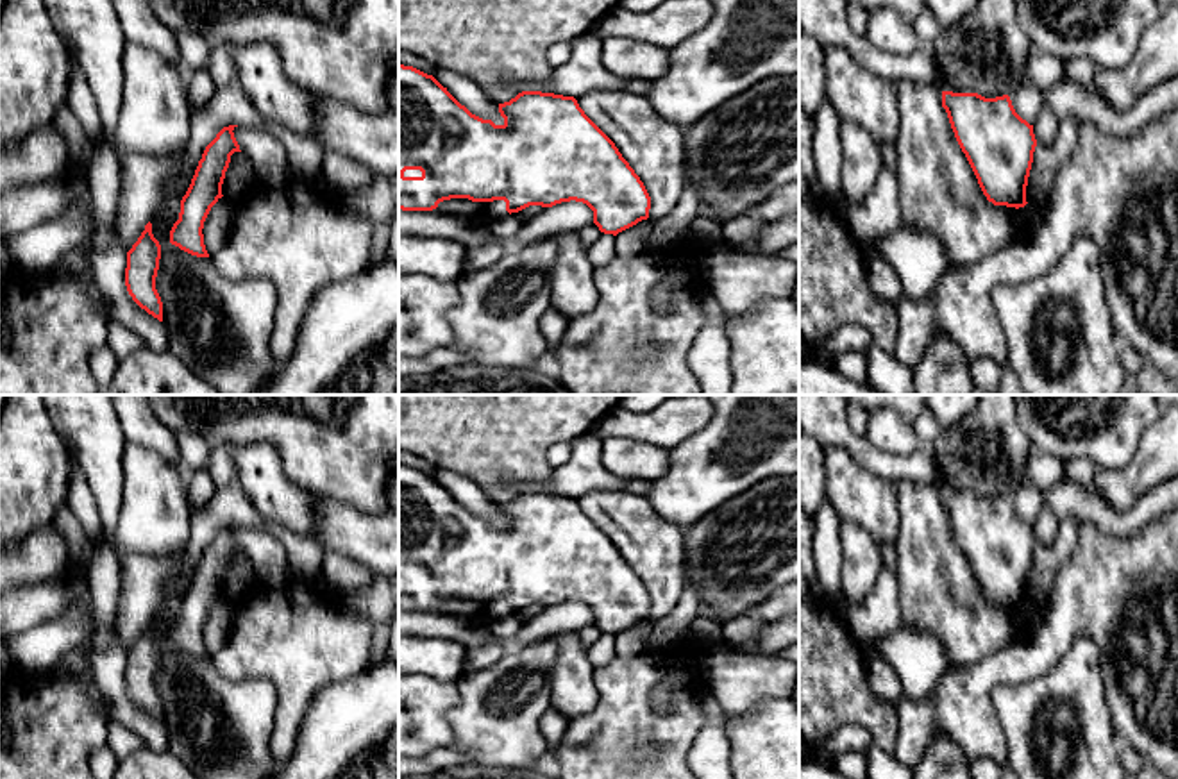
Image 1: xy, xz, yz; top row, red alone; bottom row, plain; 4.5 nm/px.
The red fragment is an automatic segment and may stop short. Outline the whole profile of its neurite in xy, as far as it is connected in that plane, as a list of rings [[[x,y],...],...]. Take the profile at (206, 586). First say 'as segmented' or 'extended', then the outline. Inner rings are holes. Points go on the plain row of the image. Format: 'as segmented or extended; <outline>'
as segmented; [[[223,527],[206,547],[191,584],[181,600],[179,620],[170,631],[170,643],[197,658],[209,658],[202,634],[204,622],[211,607],[223,597],[222,584],[231,556],[241,552],[232,532],[236,527]]]

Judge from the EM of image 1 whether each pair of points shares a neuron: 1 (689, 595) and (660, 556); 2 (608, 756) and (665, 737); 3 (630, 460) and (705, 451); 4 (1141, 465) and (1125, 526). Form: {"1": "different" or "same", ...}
{"1": "different", "2": "same", "3": "different", "4": "different"}

